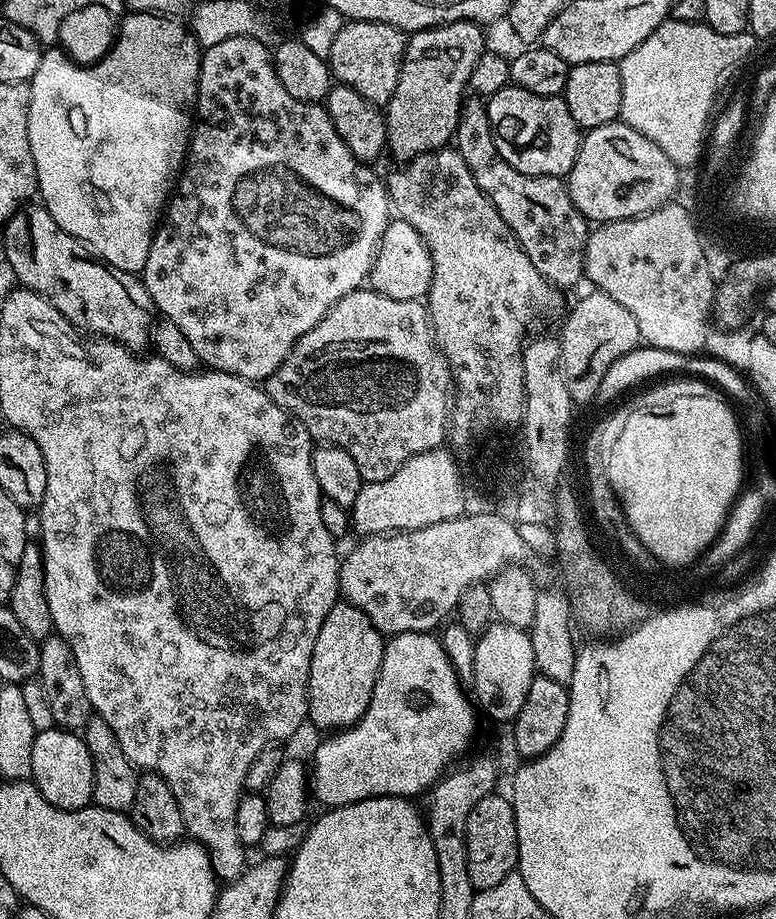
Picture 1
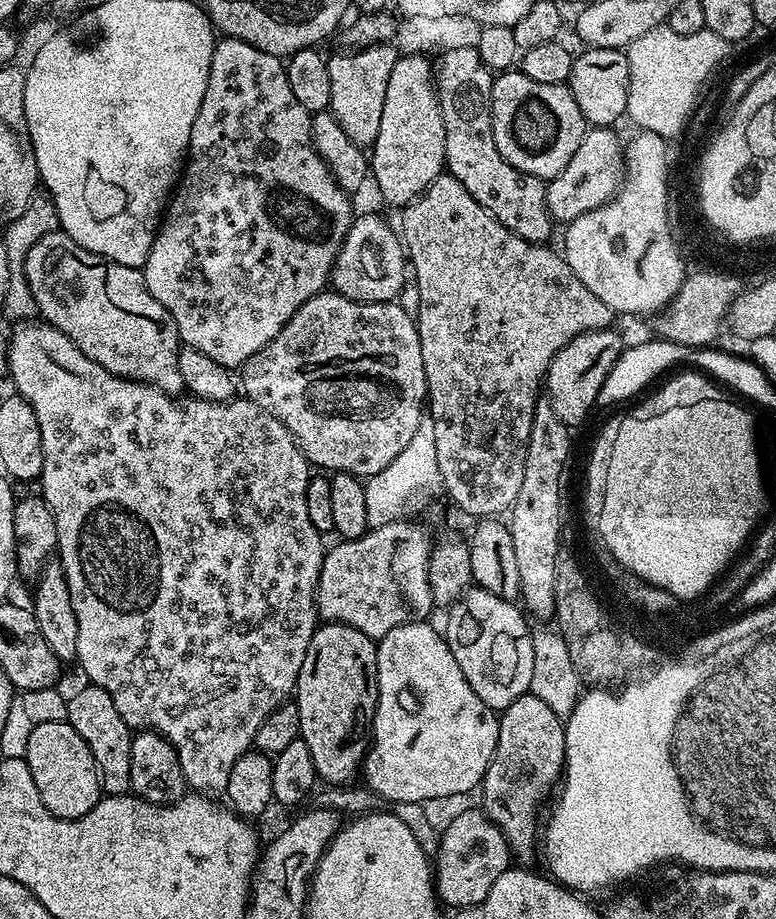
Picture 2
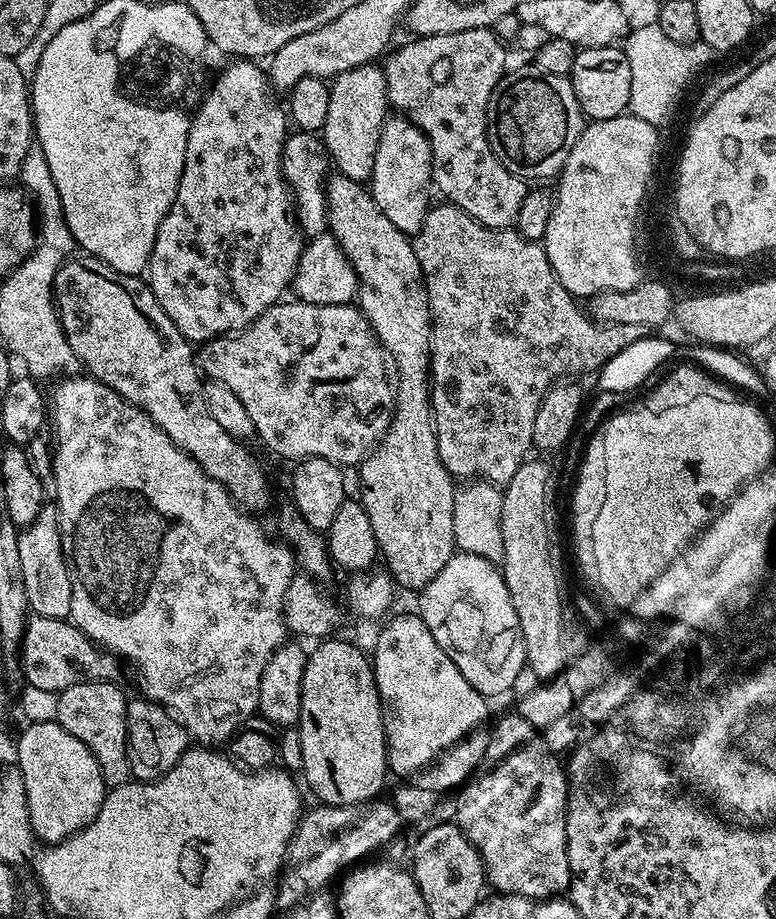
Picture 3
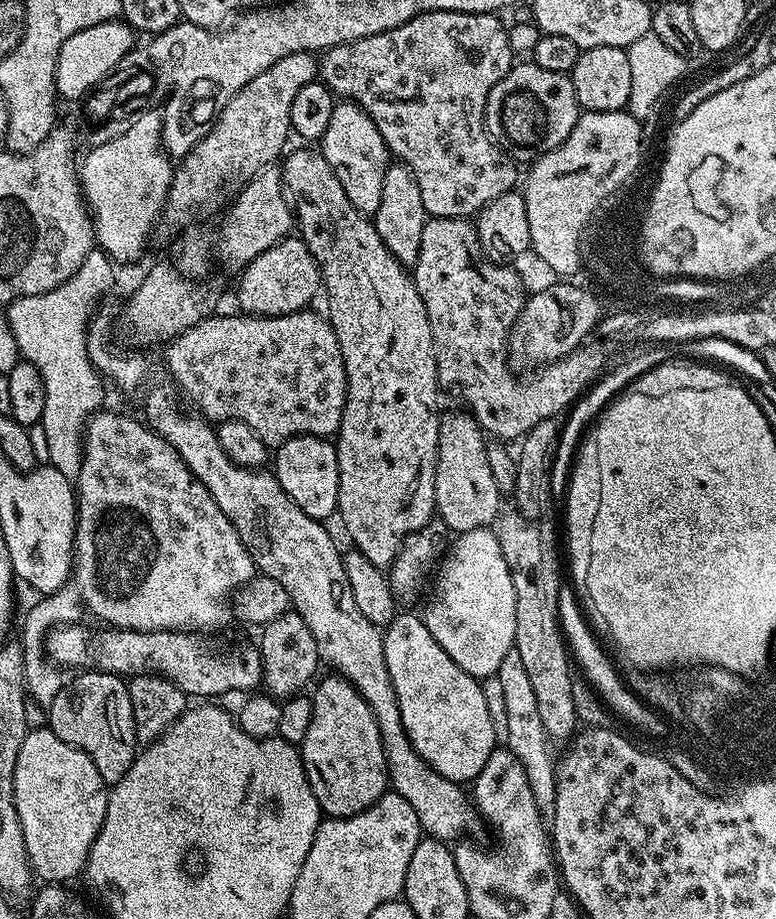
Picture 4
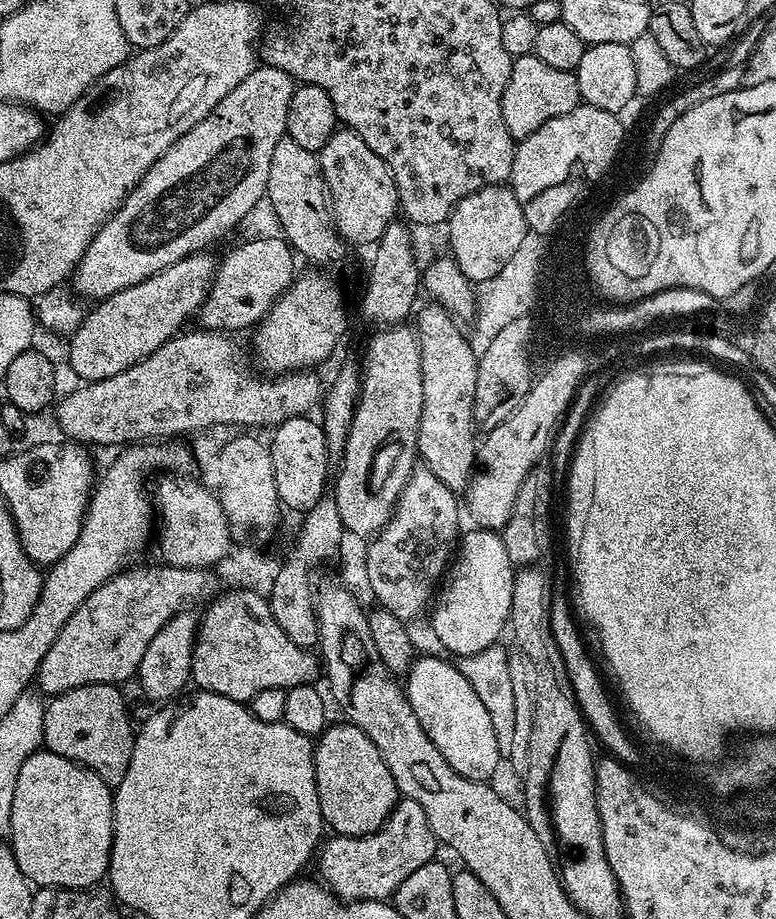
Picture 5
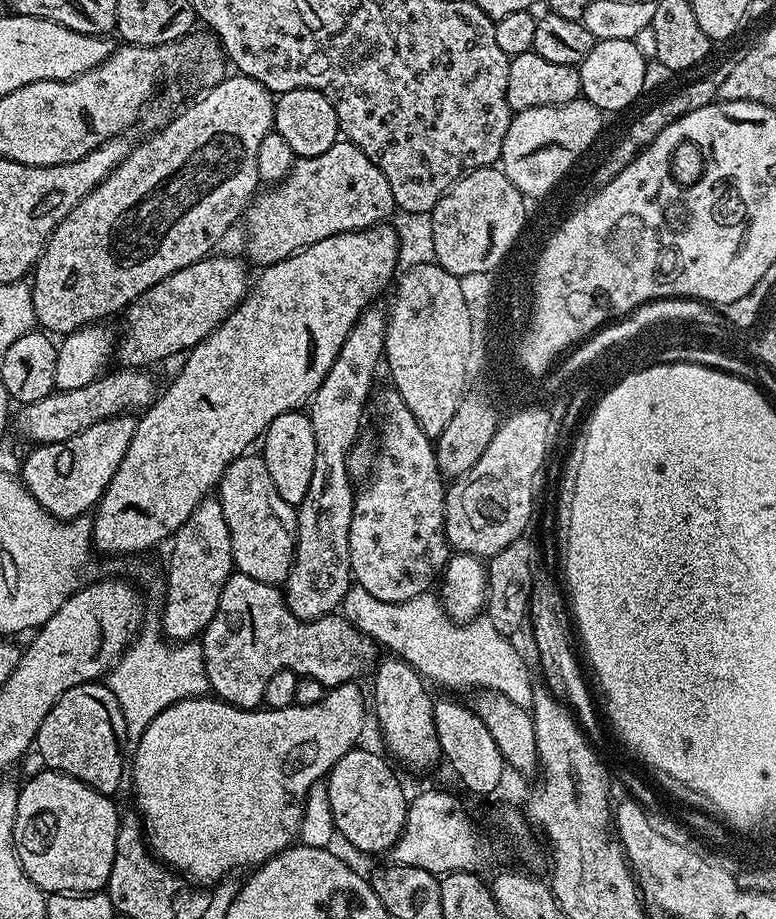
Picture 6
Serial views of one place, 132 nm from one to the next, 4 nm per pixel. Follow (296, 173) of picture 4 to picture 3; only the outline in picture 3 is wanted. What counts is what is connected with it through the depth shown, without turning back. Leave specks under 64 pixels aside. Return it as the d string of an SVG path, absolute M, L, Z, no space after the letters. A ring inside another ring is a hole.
M332 174L327 177L326 191L328 193L328 231L332 233L332 237L336 239L338 246L346 254L346 258L356 275L360 313L368 319L368 325L372 328L372 335L379 340L385 353L390 357L395 371L396 368L400 371L400 377L395 377L394 380L392 421L388 424L388 429L384 431L384 436L381 440L378 441L372 451L358 465L358 471L360 471L360 494L358 494L358 501L365 508L367 517L370 518L370 525L372 525L374 530L374 538L379 548L379 555L382 557L382 562L384 558L385 565L383 564L383 567L386 569L388 575L392 577L393 581L399 587L401 584L404 588L419 590L425 588L439 574L442 566L446 566L446 562L450 562L450 558L457 551L457 546L454 542L454 494L456 493L457 485L454 483L454 477L446 470L446 466L442 466L442 458L438 458L438 438L436 437L436 427L432 424L432 401L430 399L432 312L428 309L428 291L424 289L424 276L420 273L416 251L412 249L412 240L405 236L402 230L398 230L398 226L394 226L394 222L390 222L390 218L386 218L386 214L382 214L382 210L378 210L371 191L361 181L351 180L339 174Z

